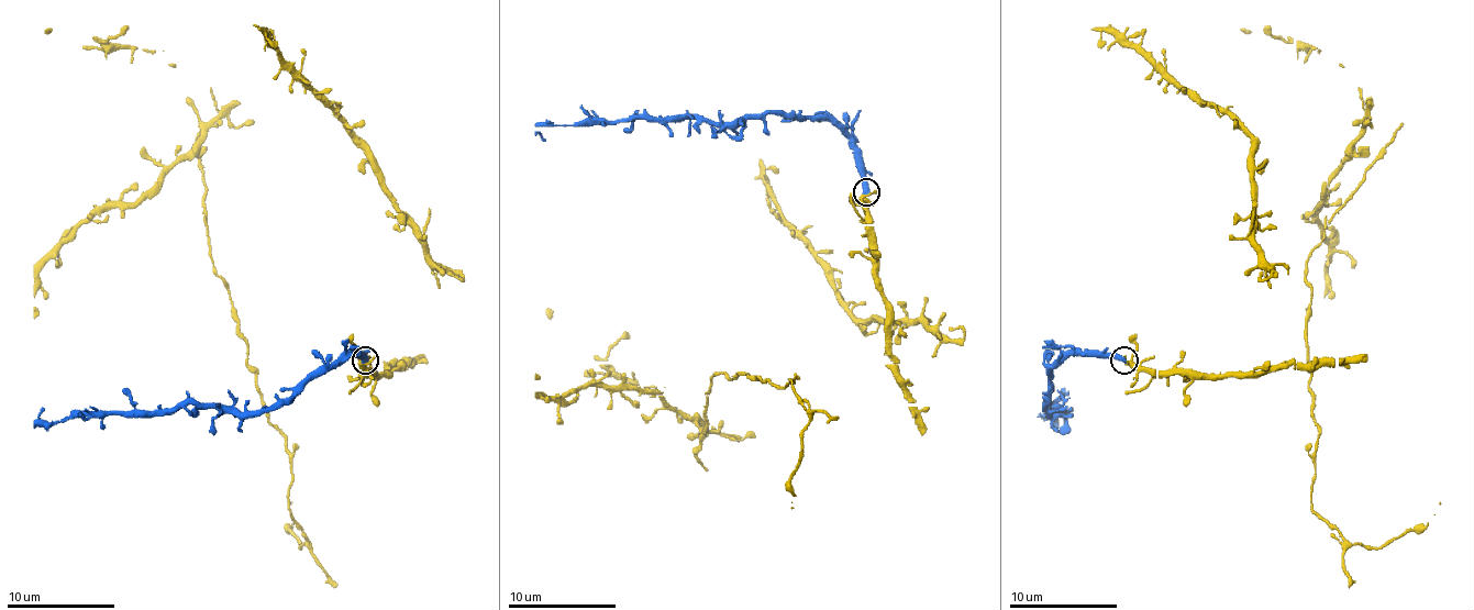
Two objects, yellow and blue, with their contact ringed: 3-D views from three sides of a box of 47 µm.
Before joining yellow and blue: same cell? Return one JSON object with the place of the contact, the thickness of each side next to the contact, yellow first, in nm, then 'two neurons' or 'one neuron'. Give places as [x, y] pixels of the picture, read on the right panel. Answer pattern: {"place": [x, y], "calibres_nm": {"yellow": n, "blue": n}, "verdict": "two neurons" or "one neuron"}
{"place": [1123, 359], "calibres_nm": {"yellow": 320, "blue": 440}, "verdict": "one neuron"}

